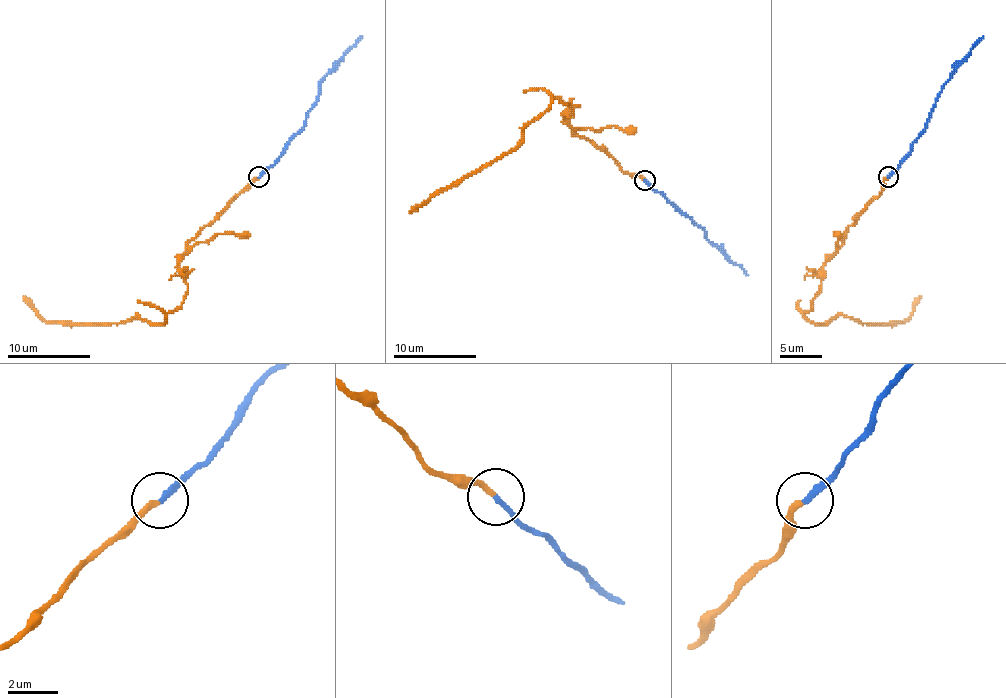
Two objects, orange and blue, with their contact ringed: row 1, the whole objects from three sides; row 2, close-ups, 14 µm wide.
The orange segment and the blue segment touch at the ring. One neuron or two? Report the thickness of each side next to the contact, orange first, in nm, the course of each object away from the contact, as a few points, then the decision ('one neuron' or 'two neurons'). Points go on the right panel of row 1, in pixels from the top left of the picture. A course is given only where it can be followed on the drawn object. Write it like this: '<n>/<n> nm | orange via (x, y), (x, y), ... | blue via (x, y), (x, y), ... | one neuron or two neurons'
200/200 nm | orange via (887, 177), (823, 267), (819, 294), (804, 315), (815, 323), (827, 323), (838, 315), (902, 323), (921, 296) | blue via (887, 177), (902, 163), (912, 142), (927, 125), (929, 113), (950, 73), (983, 36) | one neuron

